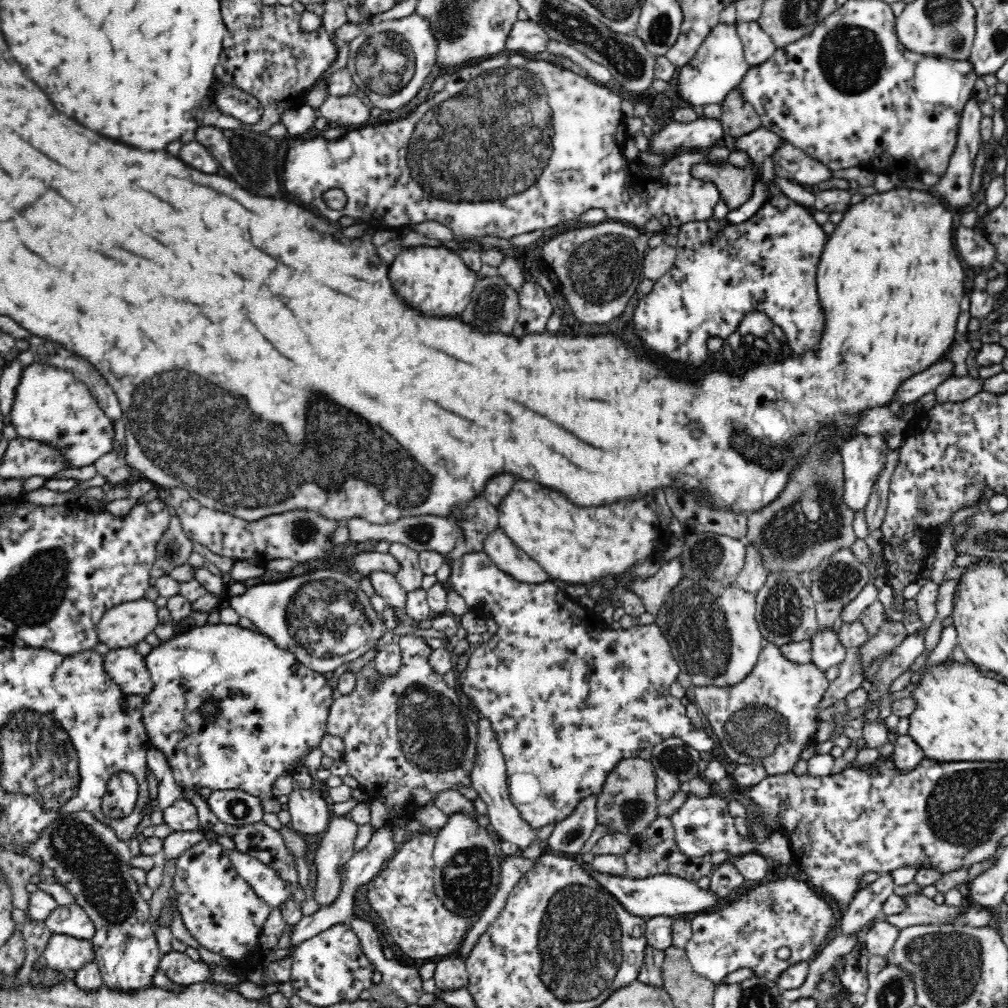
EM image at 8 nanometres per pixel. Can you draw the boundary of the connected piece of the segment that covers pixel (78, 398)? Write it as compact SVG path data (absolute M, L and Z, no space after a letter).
M36 362L22 371L20 384L16 388L16 398L10 410L10 424L14 426L19 437L43 442L55 448L67 462L67 468L84 468L84 466L94 464L104 454L112 452L115 438L115 429L110 417L98 407L94 395L90 393L84 381L76 379L66 369Z

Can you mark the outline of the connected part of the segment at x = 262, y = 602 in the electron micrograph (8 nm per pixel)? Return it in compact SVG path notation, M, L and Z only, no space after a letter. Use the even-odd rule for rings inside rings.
M326 565L324 569L308 570L302 575L289 576L282 581L251 582L243 594L226 597L224 601L240 617L251 620L259 632L270 637L278 648L294 653L297 661L324 674L334 672L344 662L356 660L383 636L382 615L378 616L374 611L369 598L362 590L357 574L345 567Z

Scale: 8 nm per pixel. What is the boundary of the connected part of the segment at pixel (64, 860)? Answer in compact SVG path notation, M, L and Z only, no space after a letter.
M88 811L62 812L25 852L28 858L54 870L53 877L92 919L95 933L91 943L101 966L103 984L120 991L152 986L162 955L156 929L148 923L148 901L142 898L139 885L130 874L133 856L129 842L118 838L112 828Z

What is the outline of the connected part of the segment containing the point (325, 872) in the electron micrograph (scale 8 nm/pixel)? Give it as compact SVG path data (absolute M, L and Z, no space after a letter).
M346 816L331 818L324 838L312 857L317 870L313 897L318 904L330 906L336 900L342 888L340 875L355 853L354 840L358 836L358 827L354 820Z

